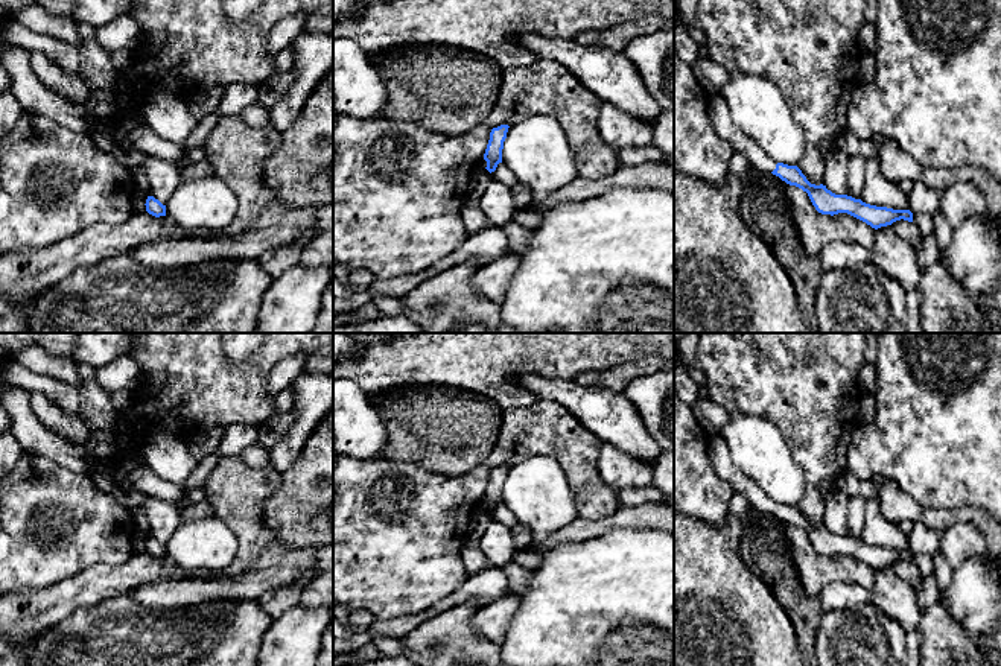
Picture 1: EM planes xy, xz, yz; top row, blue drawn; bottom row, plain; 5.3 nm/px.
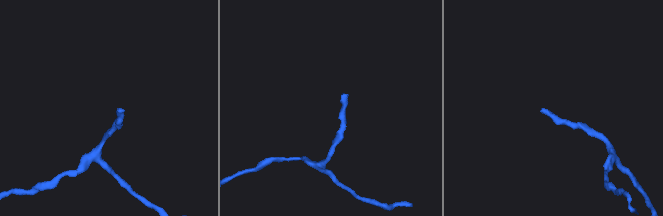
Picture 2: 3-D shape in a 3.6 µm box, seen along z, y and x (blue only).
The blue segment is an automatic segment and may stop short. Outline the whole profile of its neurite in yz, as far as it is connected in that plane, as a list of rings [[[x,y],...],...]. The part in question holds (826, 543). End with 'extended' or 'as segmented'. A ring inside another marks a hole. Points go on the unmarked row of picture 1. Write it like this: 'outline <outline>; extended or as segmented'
outline [[[721,433],[709,438],[707,453],[717,474],[726,480],[735,493],[741,493],[758,512],[773,514],[790,526],[796,526],[808,534],[812,546],[821,555],[847,553],[872,569],[891,566],[896,561],[913,563],[910,550],[893,550],[876,547],[847,535],[835,535],[826,526],[811,525],[797,506],[777,503],[768,497],[733,461],[729,446]]]; extended

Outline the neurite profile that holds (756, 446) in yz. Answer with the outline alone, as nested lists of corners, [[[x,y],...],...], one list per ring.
[[[733,414],[721,427],[732,461],[773,500],[797,506],[805,474],[783,435],[768,420]]]

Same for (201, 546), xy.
[[[216,515],[180,522],[167,541],[166,557],[189,573],[218,575],[236,558],[239,541]]]

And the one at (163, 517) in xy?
[[[96,465],[90,474],[102,491],[113,494],[126,509],[141,508],[149,520],[149,537],[167,546],[181,522],[175,505],[132,488],[128,474],[114,467]]]

